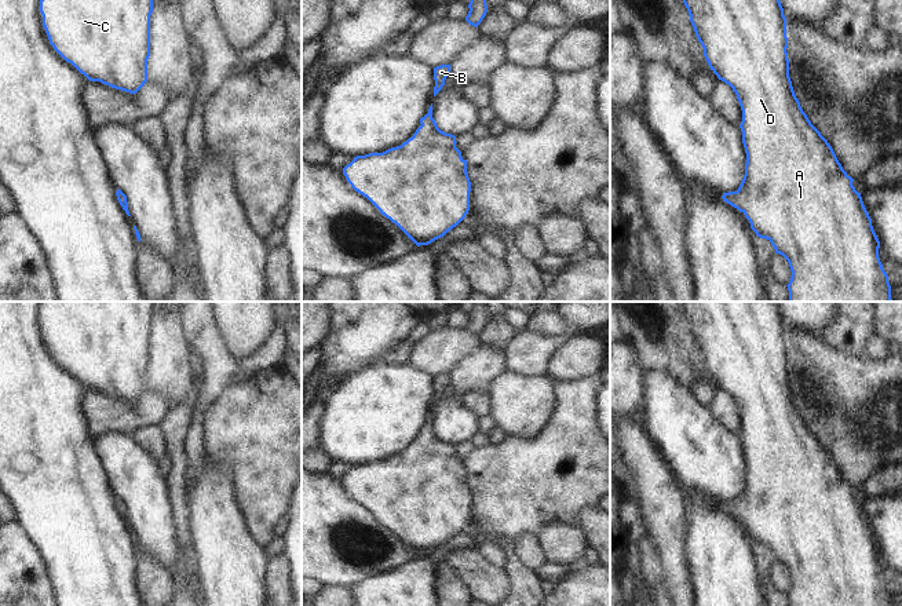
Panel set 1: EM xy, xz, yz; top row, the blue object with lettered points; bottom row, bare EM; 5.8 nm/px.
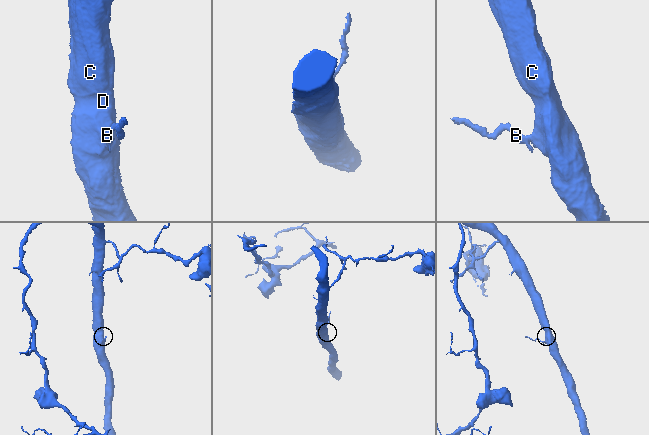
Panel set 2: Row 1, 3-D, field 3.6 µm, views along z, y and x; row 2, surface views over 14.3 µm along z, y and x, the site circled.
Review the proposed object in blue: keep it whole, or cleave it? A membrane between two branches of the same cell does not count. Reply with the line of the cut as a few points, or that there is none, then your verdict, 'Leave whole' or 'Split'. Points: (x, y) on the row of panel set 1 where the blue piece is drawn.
No split. Leave whole.

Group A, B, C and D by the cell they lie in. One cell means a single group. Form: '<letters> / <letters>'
A B C D

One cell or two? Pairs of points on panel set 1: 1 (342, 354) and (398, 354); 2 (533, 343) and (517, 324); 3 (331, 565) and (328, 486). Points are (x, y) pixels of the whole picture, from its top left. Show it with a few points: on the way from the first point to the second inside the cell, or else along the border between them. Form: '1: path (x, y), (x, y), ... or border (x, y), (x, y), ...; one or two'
1: border (408, 338), (380, 362); two
2: border (526, 327), (517, 332); two
3: path (329, 546), (325, 533), (325, 506); one

